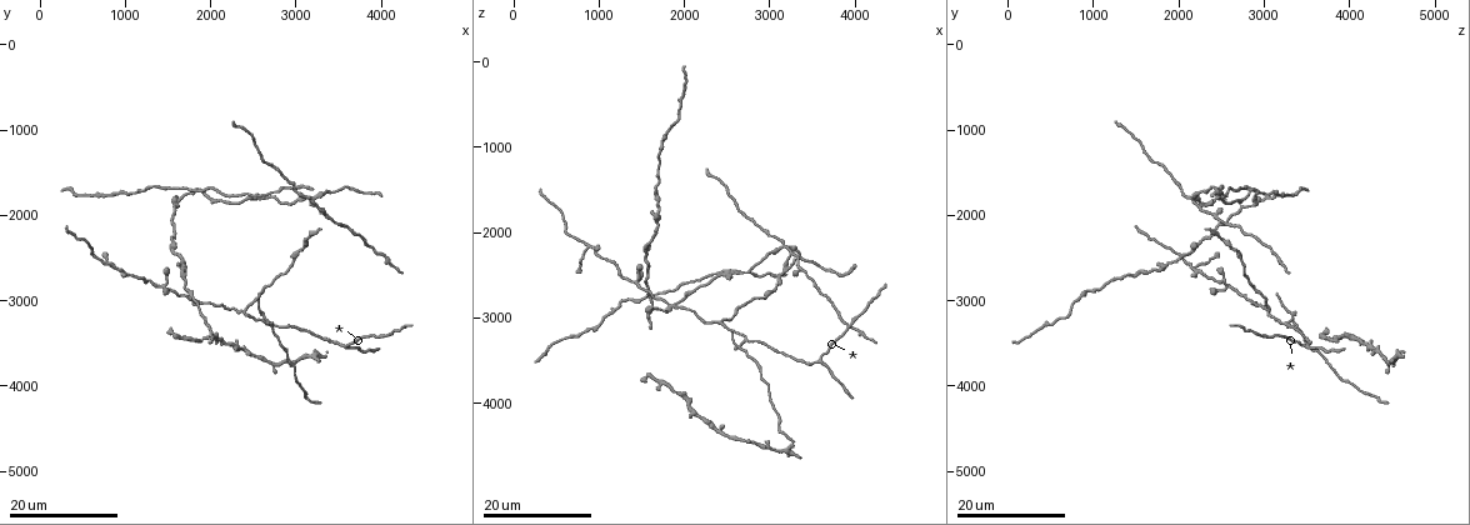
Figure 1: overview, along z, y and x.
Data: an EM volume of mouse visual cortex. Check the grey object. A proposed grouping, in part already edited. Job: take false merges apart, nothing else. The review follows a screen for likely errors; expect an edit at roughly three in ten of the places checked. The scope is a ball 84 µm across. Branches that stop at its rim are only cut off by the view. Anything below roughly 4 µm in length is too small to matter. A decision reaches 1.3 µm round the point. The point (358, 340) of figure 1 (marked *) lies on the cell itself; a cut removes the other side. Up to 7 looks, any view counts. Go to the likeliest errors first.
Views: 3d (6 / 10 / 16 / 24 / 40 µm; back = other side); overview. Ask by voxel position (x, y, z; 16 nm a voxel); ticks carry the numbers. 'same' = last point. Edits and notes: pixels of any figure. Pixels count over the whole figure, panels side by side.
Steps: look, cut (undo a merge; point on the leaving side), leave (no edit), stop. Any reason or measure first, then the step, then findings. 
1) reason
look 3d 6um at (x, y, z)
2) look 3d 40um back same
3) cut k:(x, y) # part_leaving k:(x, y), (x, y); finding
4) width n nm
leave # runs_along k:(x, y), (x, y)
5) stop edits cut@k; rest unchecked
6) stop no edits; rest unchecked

looks like a crossing
look 3d 16um at (3200, 1800, 2150)

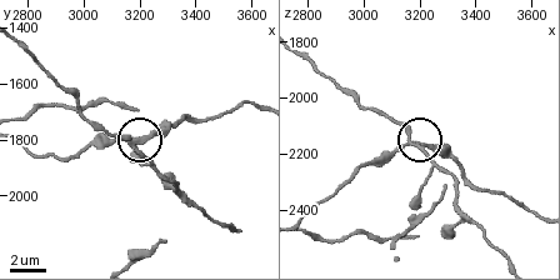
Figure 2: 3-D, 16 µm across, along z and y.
zoom in
look 3d 10um at (3190, 1810, 2150)

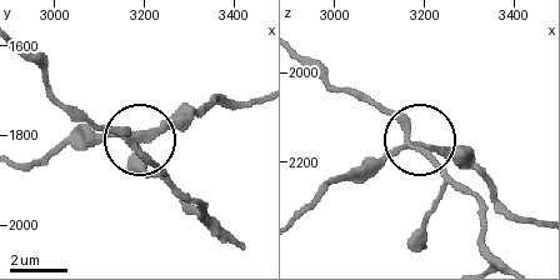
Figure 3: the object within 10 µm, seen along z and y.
width 250 nm
cut 3:(168, 124) # part_leaving 3:(128, 140), (95, 133), (23, 161); a second cell is stuck on

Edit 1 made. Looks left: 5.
four-way junction
look 3d 24um at (1450, 2850, 2600)

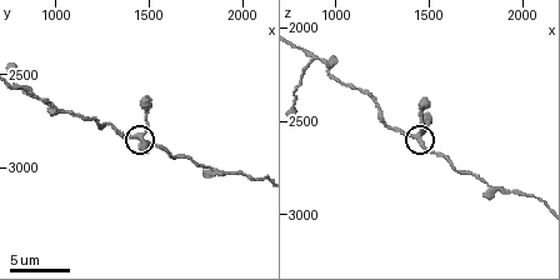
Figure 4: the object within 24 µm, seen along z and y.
zoom in
look 3d 6um at (1420, 2820, 2580)

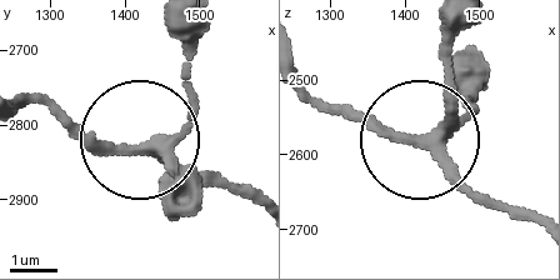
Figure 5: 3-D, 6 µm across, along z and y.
arms 4
leave # all the same cell

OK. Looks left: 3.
three-way junction
look 3d 16um at (2350, 3100, 3100)

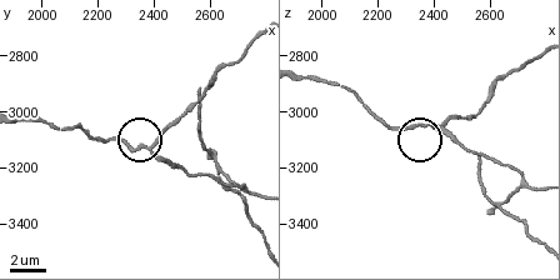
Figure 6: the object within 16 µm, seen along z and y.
look 3d 6um at (2400, 3120, 3060)

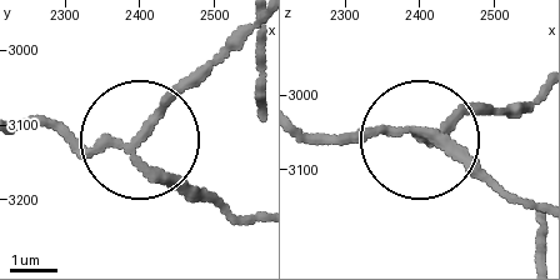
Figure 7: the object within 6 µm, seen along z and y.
look 3d 6um back at (2395, 3120, 3050)

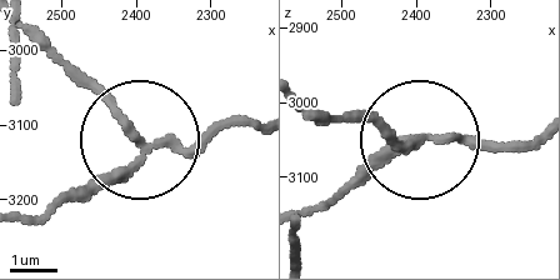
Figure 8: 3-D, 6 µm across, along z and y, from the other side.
arms 3
cut 8:(95, 91) # part_leaving 8:(143, 139), (26, 35); two cells meet here

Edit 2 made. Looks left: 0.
stop edits cut@3, cut@8; rest unchecked

